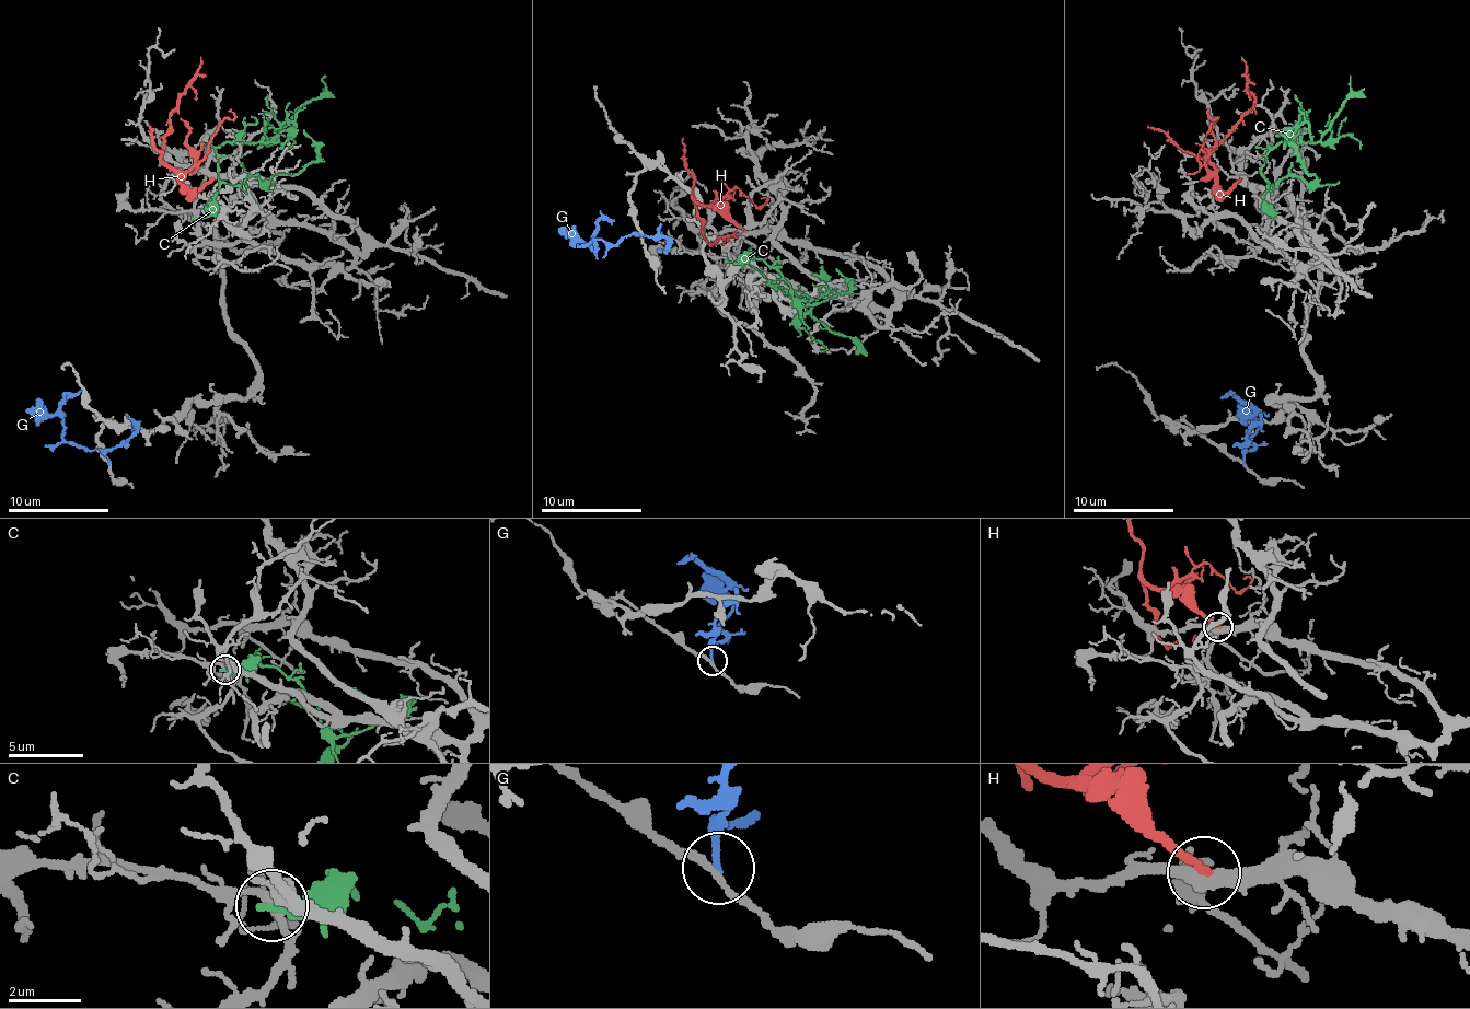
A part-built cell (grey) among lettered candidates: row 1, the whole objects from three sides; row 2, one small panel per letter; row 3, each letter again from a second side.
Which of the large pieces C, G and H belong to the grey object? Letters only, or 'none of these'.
H

